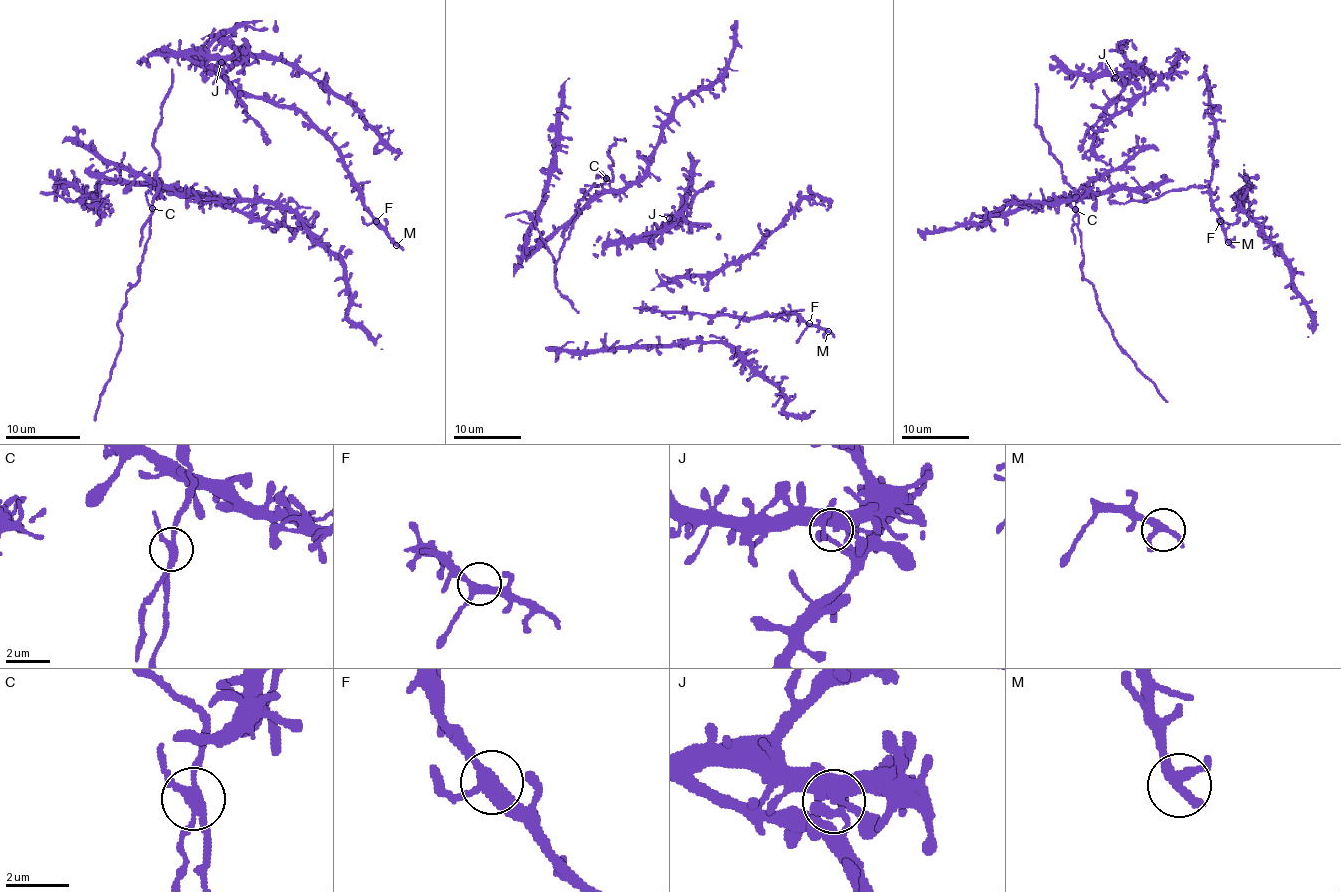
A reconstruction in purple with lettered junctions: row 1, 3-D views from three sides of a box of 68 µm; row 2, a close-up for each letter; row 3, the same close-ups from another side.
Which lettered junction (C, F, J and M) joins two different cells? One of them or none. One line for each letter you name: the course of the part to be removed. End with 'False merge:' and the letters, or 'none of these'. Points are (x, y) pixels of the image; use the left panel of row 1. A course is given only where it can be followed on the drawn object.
C: foreign part runs (152, 207), (139, 247)
False merge: C

